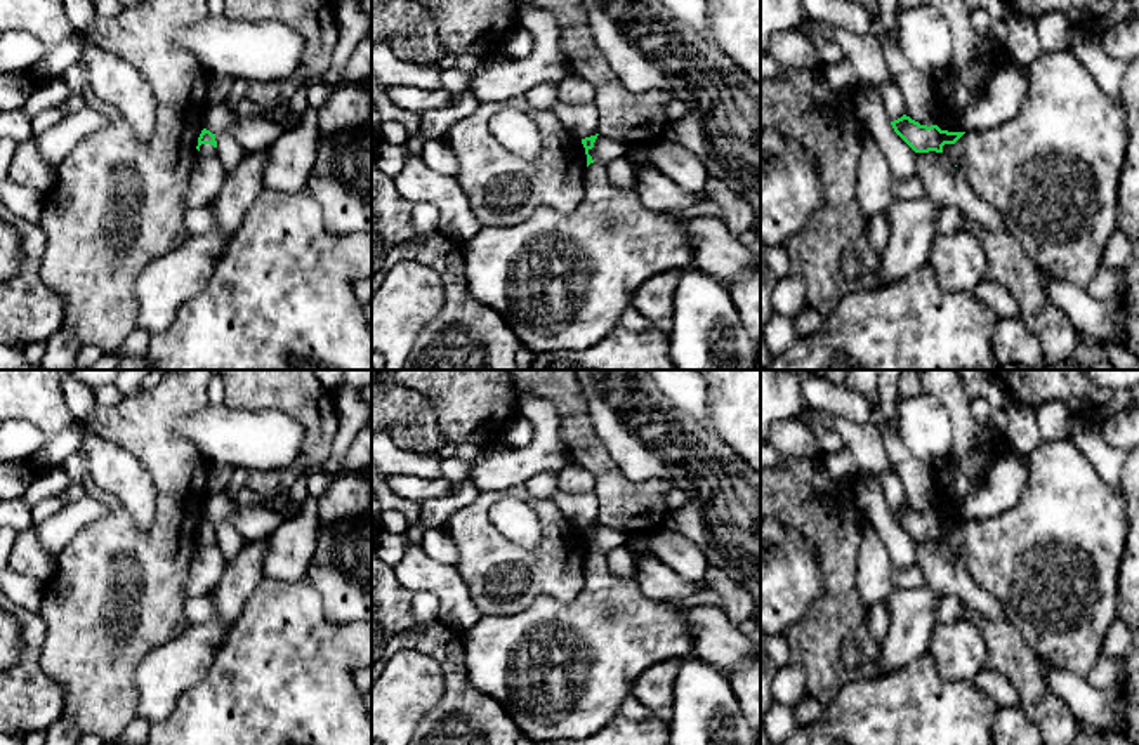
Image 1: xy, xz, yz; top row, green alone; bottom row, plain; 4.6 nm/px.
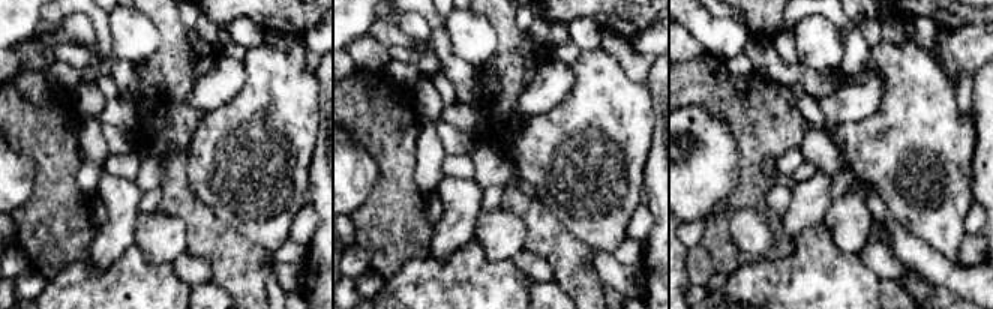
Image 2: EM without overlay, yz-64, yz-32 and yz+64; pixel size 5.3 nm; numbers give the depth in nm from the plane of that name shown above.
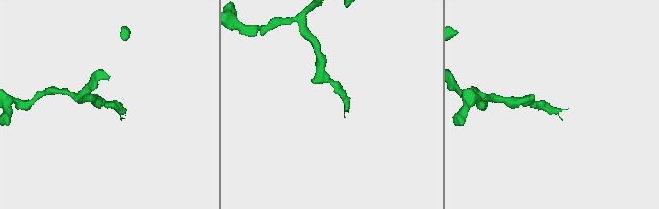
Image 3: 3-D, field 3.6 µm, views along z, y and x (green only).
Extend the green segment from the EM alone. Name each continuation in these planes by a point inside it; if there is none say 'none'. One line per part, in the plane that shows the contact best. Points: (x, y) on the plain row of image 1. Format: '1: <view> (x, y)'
1: yz (1053, 560)

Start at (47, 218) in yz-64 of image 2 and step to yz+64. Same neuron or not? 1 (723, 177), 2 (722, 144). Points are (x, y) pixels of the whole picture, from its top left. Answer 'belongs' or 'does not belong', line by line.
1: does not belong
2: does not belong

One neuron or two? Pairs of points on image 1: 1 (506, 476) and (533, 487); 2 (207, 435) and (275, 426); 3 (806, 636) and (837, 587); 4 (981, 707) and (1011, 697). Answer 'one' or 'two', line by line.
1: two
2: one
3: one
4: two

